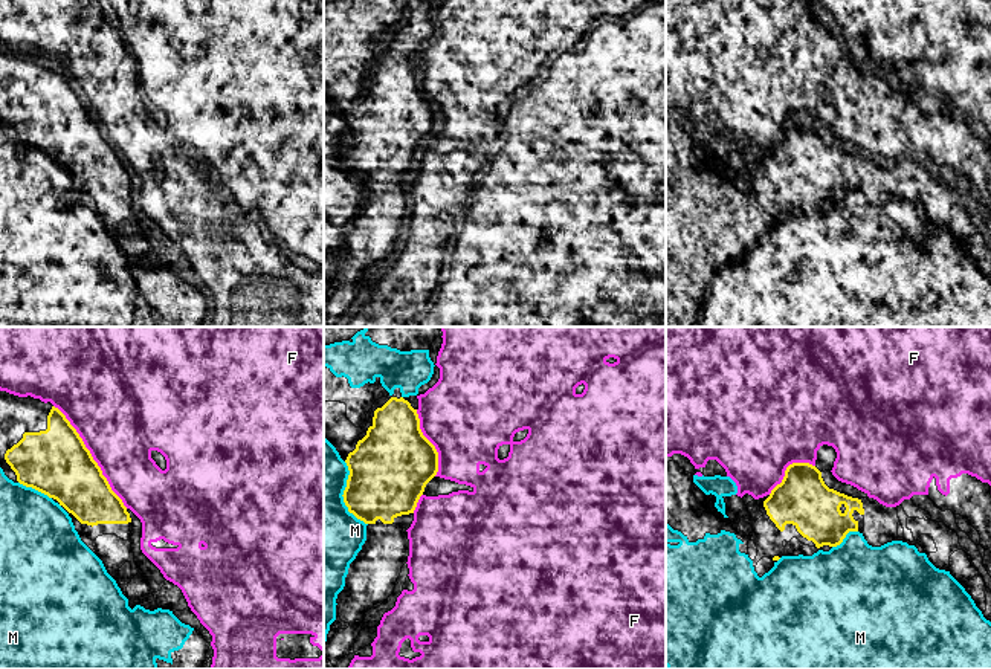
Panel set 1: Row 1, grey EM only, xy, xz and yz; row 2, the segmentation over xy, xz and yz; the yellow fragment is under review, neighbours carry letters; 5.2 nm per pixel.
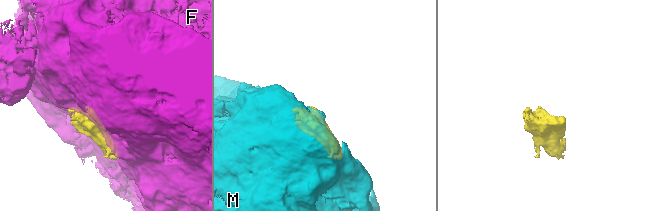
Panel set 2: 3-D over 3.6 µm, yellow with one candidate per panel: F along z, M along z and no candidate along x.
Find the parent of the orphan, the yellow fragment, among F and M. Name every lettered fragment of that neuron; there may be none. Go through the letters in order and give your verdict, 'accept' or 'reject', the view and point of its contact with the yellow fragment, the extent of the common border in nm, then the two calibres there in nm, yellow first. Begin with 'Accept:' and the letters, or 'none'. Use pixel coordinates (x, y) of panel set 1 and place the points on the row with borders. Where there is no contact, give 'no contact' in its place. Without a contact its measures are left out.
Accept: M
F: reject; contact xy (92, 457); length 650 nm; calibres 360 and 460 nm
M: accept; contact xz (342, 495); length 360 nm; calibres 400 and 380 nm

